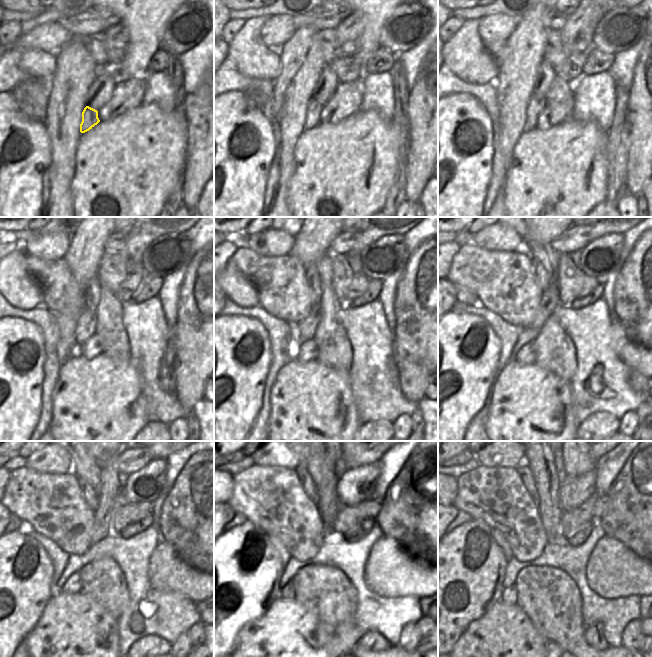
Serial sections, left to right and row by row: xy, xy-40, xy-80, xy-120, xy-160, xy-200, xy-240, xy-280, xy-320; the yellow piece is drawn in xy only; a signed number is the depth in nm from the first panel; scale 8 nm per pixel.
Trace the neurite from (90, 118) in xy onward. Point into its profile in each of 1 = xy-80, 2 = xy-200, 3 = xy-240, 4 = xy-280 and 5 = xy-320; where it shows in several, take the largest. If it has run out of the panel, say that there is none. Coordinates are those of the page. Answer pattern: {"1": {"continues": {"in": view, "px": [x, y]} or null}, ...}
{"1": {"continues": {"in": "xy-80", "px": [536, 104]}}, "2": {"continues": {"in": "xy-200", "px": [549, 302]}}, "3": {"continues": {"in": "xy-240", "px": [110, 480]}}, "4": {"continues": {"in": "xy-280", "px": [330, 478]}}, "5": {"continues": {"in": "xy-320", "px": [555, 476]}}}

